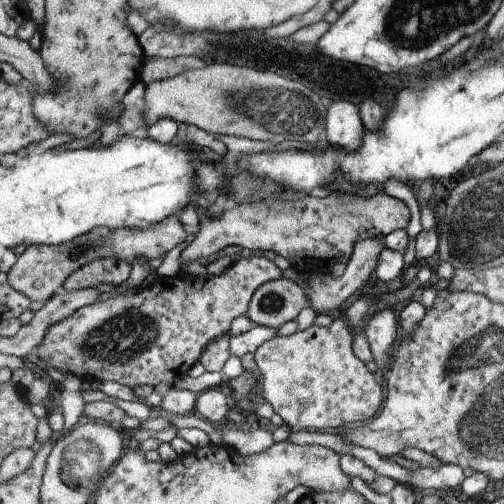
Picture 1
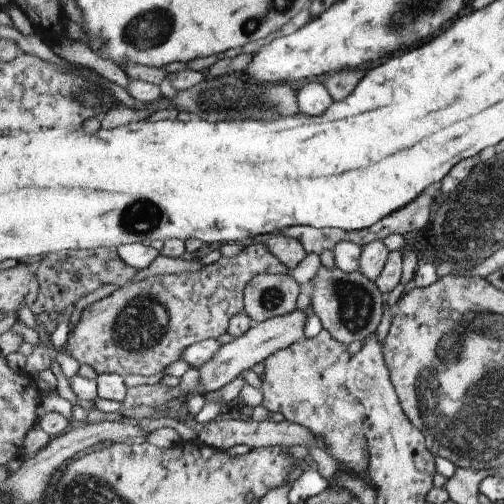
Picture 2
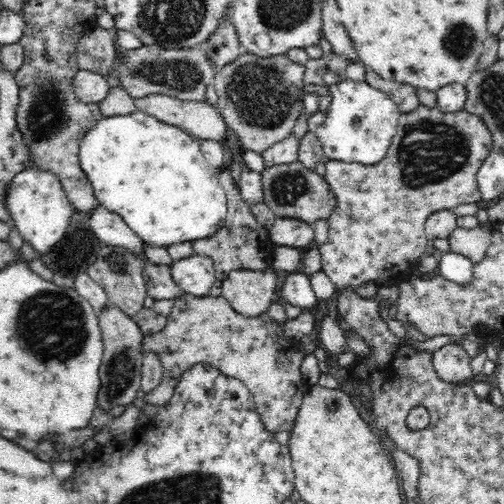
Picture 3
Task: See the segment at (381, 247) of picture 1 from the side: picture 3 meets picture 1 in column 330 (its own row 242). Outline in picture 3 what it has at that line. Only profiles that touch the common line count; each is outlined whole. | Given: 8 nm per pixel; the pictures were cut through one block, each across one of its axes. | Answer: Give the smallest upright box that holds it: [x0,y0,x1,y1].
[270,216,316,248]

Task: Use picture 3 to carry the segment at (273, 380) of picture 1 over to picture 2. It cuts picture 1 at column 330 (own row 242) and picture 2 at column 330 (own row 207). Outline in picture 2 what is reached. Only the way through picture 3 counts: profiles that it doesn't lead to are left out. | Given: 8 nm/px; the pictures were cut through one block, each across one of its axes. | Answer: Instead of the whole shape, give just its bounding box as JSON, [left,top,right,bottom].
[263,330,371,478]

